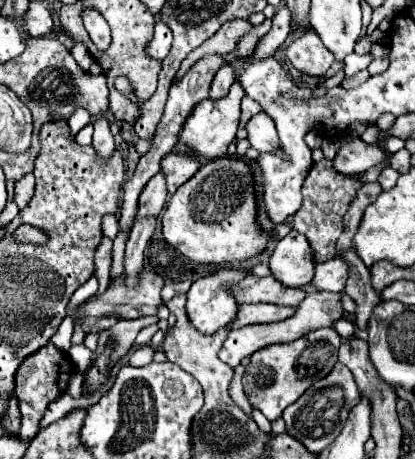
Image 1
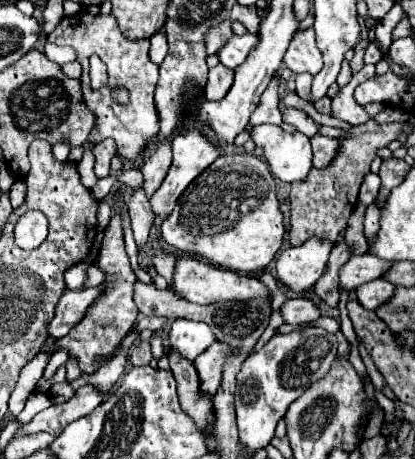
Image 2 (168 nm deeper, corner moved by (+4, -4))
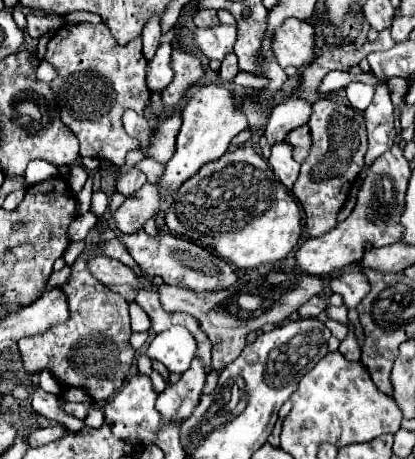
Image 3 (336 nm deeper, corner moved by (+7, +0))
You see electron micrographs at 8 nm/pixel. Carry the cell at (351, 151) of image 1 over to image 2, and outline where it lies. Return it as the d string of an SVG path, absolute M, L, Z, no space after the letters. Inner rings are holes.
M316 133L310 139L310 143L312 143L312 153L314 153L312 167L328 167L328 163L334 159L334 155L338 151L338 141Z

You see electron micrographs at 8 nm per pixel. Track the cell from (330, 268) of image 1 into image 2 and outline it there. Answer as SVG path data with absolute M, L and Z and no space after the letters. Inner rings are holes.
M370 253L356 255L340 269L340 285L346 287L348 291L352 291L362 283L380 279L392 265L394 265L394 261L386 261L386 259L380 259Z

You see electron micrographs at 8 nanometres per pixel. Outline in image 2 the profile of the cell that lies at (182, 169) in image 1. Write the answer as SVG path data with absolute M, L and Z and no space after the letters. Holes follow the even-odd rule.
M188 129L184 133L178 133L174 139L172 139L172 151L174 151L174 161L170 165L170 171L168 175L164 177L160 189L150 197L150 205L152 205L152 211L154 215L170 215L174 205L176 205L176 199L182 195L182 191L208 167L212 165L212 161L216 161L224 149L222 147L216 147L206 135L200 133L200 129Z

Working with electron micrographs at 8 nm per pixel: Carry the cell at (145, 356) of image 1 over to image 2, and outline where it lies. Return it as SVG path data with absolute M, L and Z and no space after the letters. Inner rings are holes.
M140 343L130 349L130 363L132 365L148 365L152 361L150 343Z

